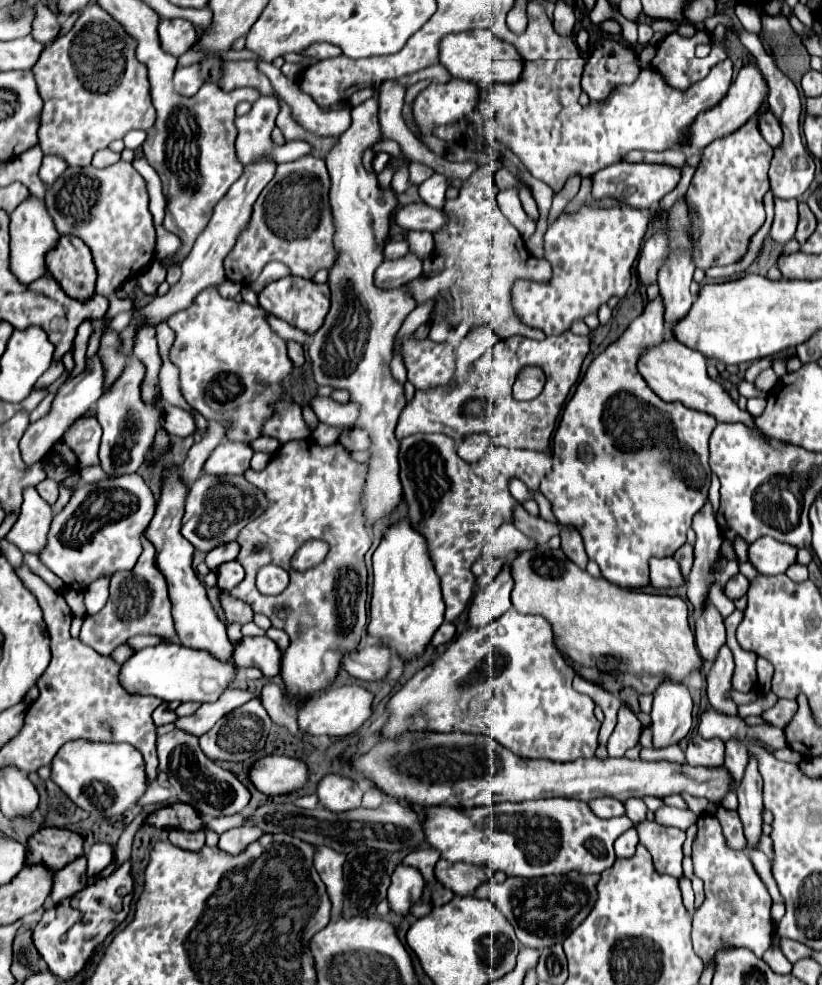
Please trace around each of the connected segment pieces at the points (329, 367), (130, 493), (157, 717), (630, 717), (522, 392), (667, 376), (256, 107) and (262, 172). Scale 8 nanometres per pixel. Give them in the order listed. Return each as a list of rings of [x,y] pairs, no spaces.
[[[375,97],[367,99],[365,103],[353,107],[351,111],[353,123],[351,127],[339,137],[339,145],[327,153],[325,163],[331,173],[331,209],[335,213],[335,247],[339,249],[339,261],[329,273],[329,285],[331,285],[331,311],[327,313],[327,319],[323,327],[313,335],[309,345],[309,357],[311,357],[311,373],[317,385],[331,385],[335,389],[347,389],[351,393],[351,401],[361,405],[361,415],[357,419],[357,425],[361,429],[367,429],[373,435],[371,445],[371,459],[369,459],[369,475],[365,485],[365,513],[369,523],[383,519],[391,509],[397,507],[401,499],[401,483],[399,483],[399,441],[395,437],[395,425],[401,415],[401,411],[407,405],[405,389],[403,385],[391,377],[389,363],[393,359],[393,341],[403,325],[405,317],[415,309],[415,301],[407,295],[407,289],[395,289],[395,291],[381,291],[373,285],[373,273],[383,261],[383,245],[387,241],[389,233],[389,217],[397,207],[397,195],[395,191],[379,191],[377,187],[377,175],[371,175],[361,165],[363,151],[375,145],[383,139],[383,131],[379,125],[379,101]]]
[[[137,473],[101,479],[91,485],[83,483],[73,491],[69,503],[53,517],[47,545],[39,553],[39,559],[61,577],[69,589],[83,593],[97,577],[135,565],[141,553],[139,535],[147,529],[153,513],[153,493]]]
[[[159,705],[155,711],[153,711],[153,723],[155,725],[165,725],[165,723],[175,723],[175,713],[167,709],[167,705]]]
[[[619,707],[619,723],[607,743],[607,751],[611,757],[623,757],[623,753],[639,743],[639,733],[641,733],[641,723],[639,719],[625,707]]]
[[[523,367],[517,373],[517,379],[513,383],[513,397],[517,401],[529,401],[535,399],[545,385],[545,373],[539,367]]]
[[[663,341],[659,347],[643,353],[637,367],[647,385],[663,401],[679,401],[689,409],[713,415],[719,423],[743,423],[749,429],[757,429],[751,413],[739,409],[737,403],[731,399],[731,395],[723,389],[723,385],[707,375],[705,357],[699,351],[693,351],[677,341]]]
[[[259,97],[253,103],[253,109],[247,115],[235,119],[235,125],[237,125],[237,131],[239,131],[239,135],[237,135],[237,159],[241,161],[241,165],[247,167],[247,165],[259,163],[259,161],[271,161],[271,163],[279,165],[279,163],[295,161],[299,157],[305,157],[305,155],[313,153],[311,145],[307,145],[305,141],[291,141],[291,143],[283,143],[283,145],[273,143],[271,131],[275,127],[277,113],[279,113],[279,105],[273,97]]]
[[[251,165],[251,169],[245,169],[245,173],[239,177],[239,181],[235,181],[231,185],[227,195],[217,203],[215,213],[213,213],[207,229],[197,237],[191,255],[187,257],[187,261],[181,263],[183,275],[179,279],[179,283],[173,285],[167,291],[167,295],[163,295],[163,297],[155,295],[155,299],[149,305],[145,305],[139,311],[135,311],[133,319],[131,319],[131,325],[125,331],[121,331],[121,339],[123,339],[121,343],[123,343],[123,351],[125,353],[131,353],[133,335],[135,335],[135,325],[137,323],[145,323],[147,321],[151,325],[157,325],[159,321],[165,321],[167,317],[171,317],[171,313],[177,313],[177,311],[185,309],[187,305],[191,305],[193,297],[197,293],[201,293],[203,289],[207,289],[211,285],[221,285],[225,281],[223,259],[233,249],[233,245],[239,239],[239,235],[243,233],[243,229],[249,225],[253,203],[257,201],[257,197],[263,191],[263,187],[273,179],[273,173],[275,173],[275,165]]]

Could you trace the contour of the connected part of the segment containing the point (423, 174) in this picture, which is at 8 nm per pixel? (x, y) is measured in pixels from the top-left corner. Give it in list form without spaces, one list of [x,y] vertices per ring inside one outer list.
[[[409,163],[409,175],[411,175],[411,183],[415,185],[421,185],[425,179],[429,179],[435,171],[423,163]]]

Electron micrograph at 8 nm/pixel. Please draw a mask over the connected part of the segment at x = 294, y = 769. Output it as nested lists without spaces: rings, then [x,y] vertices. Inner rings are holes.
[[[269,755],[251,767],[251,781],[265,795],[285,795],[309,781],[309,767],[293,757]]]

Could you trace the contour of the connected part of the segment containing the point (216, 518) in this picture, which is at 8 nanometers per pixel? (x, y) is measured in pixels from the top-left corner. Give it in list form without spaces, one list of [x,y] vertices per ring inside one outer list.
[[[203,473],[189,489],[181,535],[195,547],[207,553],[215,545],[237,539],[237,533],[269,507],[267,495],[251,485],[243,475],[207,475]]]

